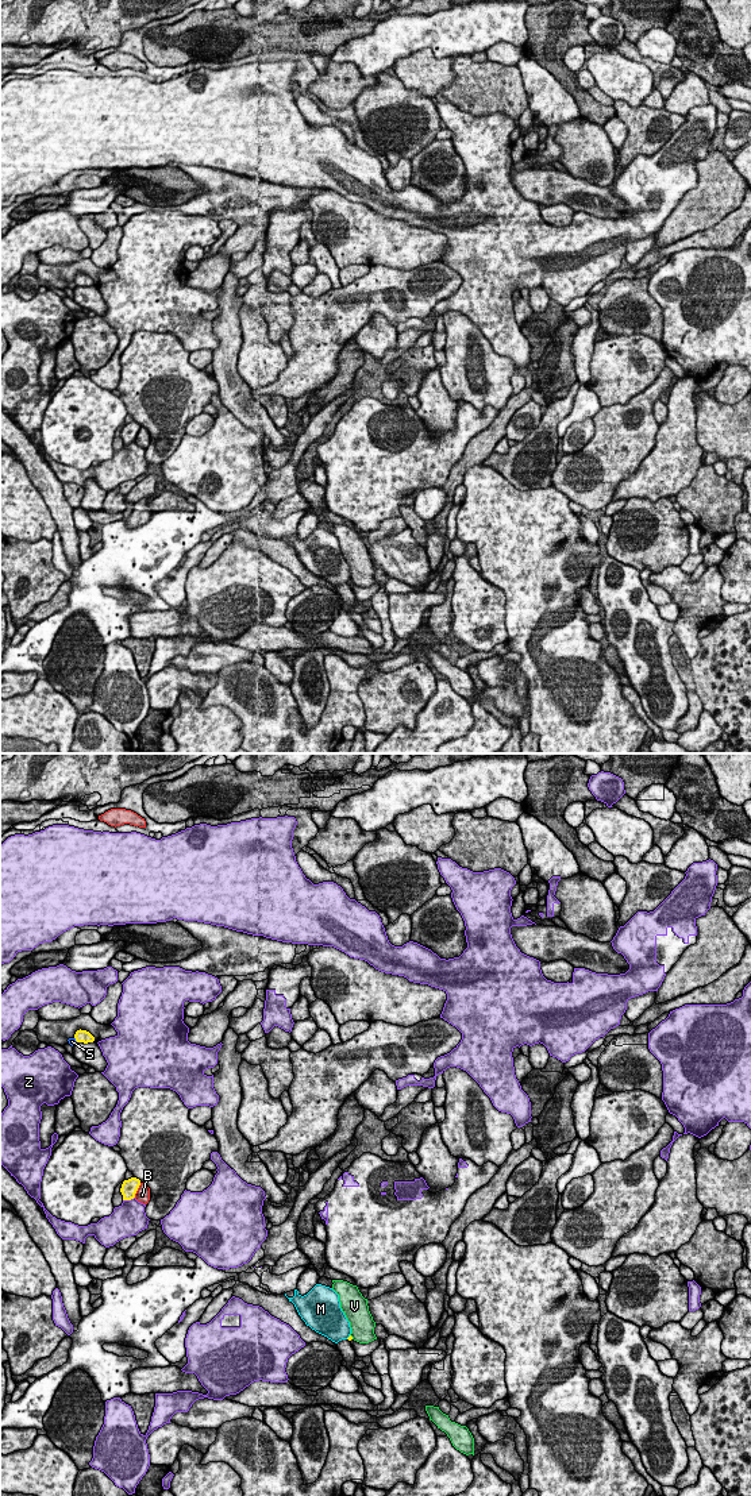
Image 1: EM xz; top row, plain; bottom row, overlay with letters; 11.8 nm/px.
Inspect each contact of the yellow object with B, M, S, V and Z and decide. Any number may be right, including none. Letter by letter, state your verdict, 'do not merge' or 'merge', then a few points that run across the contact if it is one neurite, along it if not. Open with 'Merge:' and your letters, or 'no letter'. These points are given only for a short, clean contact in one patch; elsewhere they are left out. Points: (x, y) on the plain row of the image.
Merge: no letter
B: do not merge
M: do not merge
S: do not merge
V: do not merge; line xz (350, 578), (353, 582)
Z: do not merge

